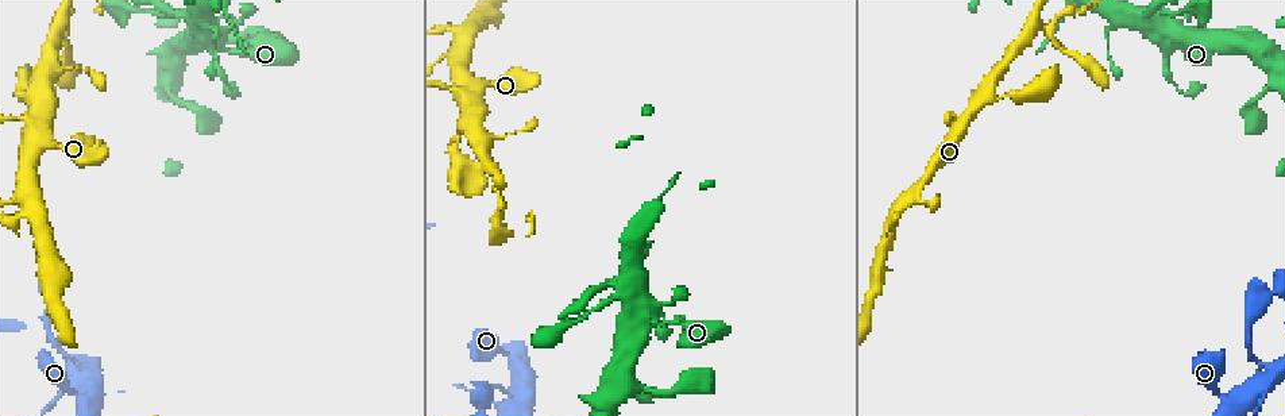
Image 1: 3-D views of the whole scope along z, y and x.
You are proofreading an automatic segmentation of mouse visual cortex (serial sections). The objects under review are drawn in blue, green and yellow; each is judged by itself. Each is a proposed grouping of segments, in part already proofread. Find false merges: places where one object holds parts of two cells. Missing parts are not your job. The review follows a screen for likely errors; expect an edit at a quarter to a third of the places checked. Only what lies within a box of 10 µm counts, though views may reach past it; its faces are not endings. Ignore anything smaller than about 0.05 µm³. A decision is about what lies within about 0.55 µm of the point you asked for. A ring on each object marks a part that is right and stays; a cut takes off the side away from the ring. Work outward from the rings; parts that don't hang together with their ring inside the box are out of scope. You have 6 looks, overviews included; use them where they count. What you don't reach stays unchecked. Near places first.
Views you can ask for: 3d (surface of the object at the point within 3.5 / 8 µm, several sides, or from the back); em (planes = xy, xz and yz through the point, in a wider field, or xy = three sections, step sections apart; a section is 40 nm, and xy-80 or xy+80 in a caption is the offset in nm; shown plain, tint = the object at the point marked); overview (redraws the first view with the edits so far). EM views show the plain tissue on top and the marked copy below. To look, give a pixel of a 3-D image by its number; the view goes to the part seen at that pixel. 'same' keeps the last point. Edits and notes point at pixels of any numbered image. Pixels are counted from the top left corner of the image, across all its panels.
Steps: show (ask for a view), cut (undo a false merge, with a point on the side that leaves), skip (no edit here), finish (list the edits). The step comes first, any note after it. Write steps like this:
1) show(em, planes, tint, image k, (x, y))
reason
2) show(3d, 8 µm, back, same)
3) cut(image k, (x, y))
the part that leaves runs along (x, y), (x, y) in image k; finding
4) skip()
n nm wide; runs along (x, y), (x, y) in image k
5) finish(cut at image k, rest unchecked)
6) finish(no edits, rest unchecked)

show(3d, 3.5 µm, image 1, (510, 396))
small branch off a trunk

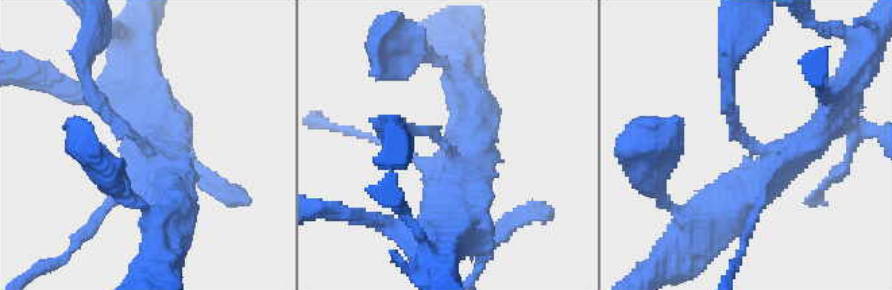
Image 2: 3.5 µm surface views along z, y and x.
show(em, xy, step 5, tint, image 2, (751, 149))

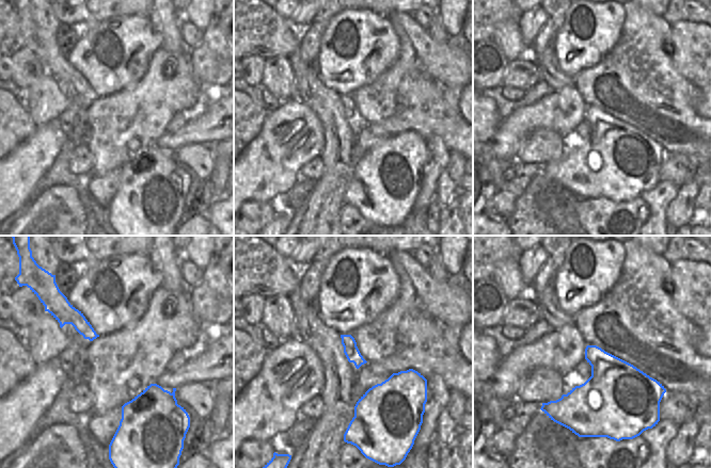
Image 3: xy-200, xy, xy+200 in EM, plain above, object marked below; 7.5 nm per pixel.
skip()
runs along (170, 201), (158, 159), (88, 81) in image 2; one cell here

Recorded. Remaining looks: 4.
show(3d, 3.5 µm, image 1, (1183, 36))
sharp bend

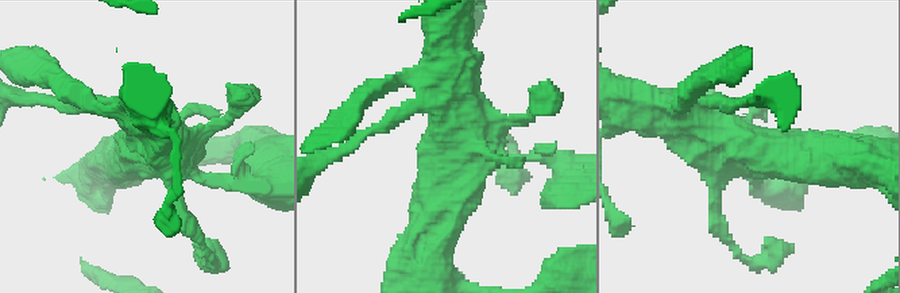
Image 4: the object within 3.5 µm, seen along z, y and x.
show(em, xy, step 1, tint, image 4, (470, 148))
need the tissue

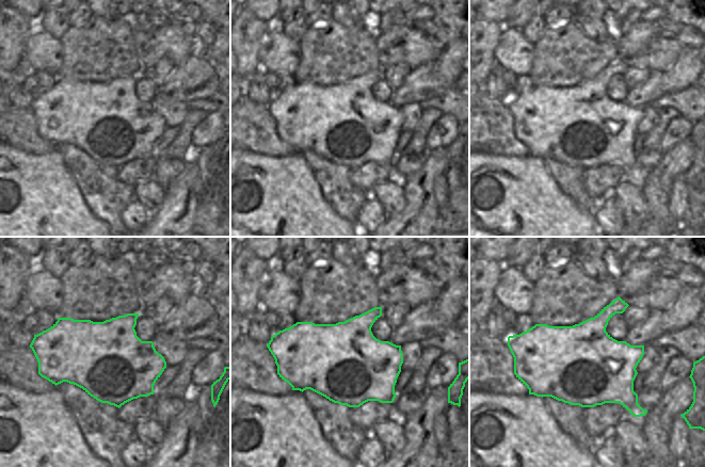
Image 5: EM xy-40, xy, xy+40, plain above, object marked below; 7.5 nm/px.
skip()
runs along (551, 160), (471, 149), (425, 222) in image 4; continuous, no second cell

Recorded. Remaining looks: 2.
show(3d, 3.5 µm, image 1, (496, 172))
abrupt turn

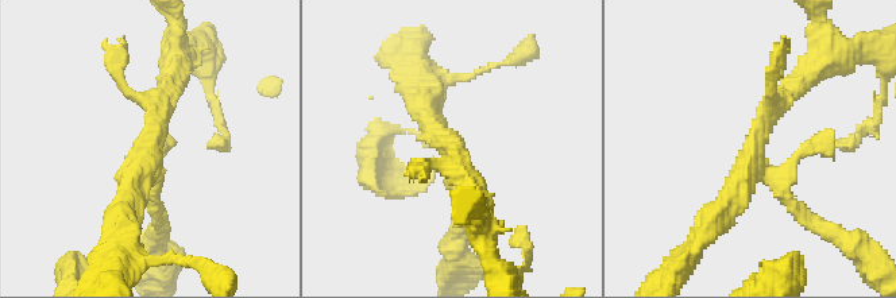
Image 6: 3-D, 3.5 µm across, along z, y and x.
show(em, xy, step 5, tint, image 6, (144, 169))
shape alone is not enough

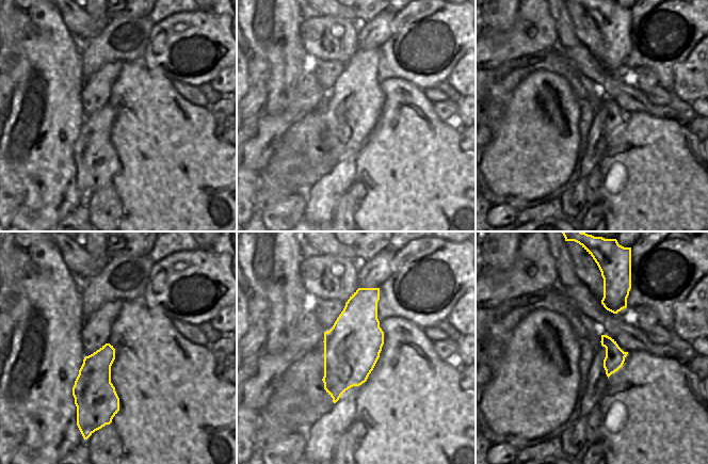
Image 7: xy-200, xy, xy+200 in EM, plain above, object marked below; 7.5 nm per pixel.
skip()
runs along (420, 99), (458, 157), (462, 205) in image 6; one cell here

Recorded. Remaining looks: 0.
finish(no edits, rest unchecked)

